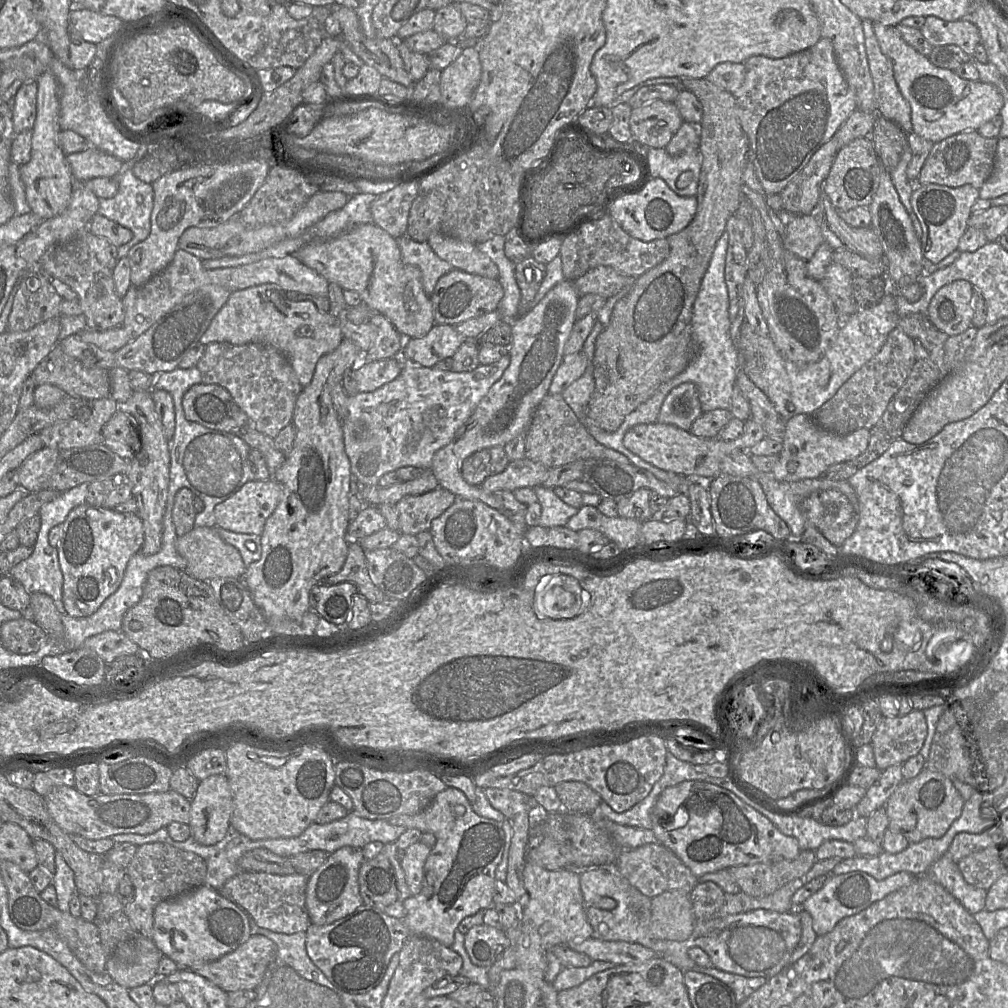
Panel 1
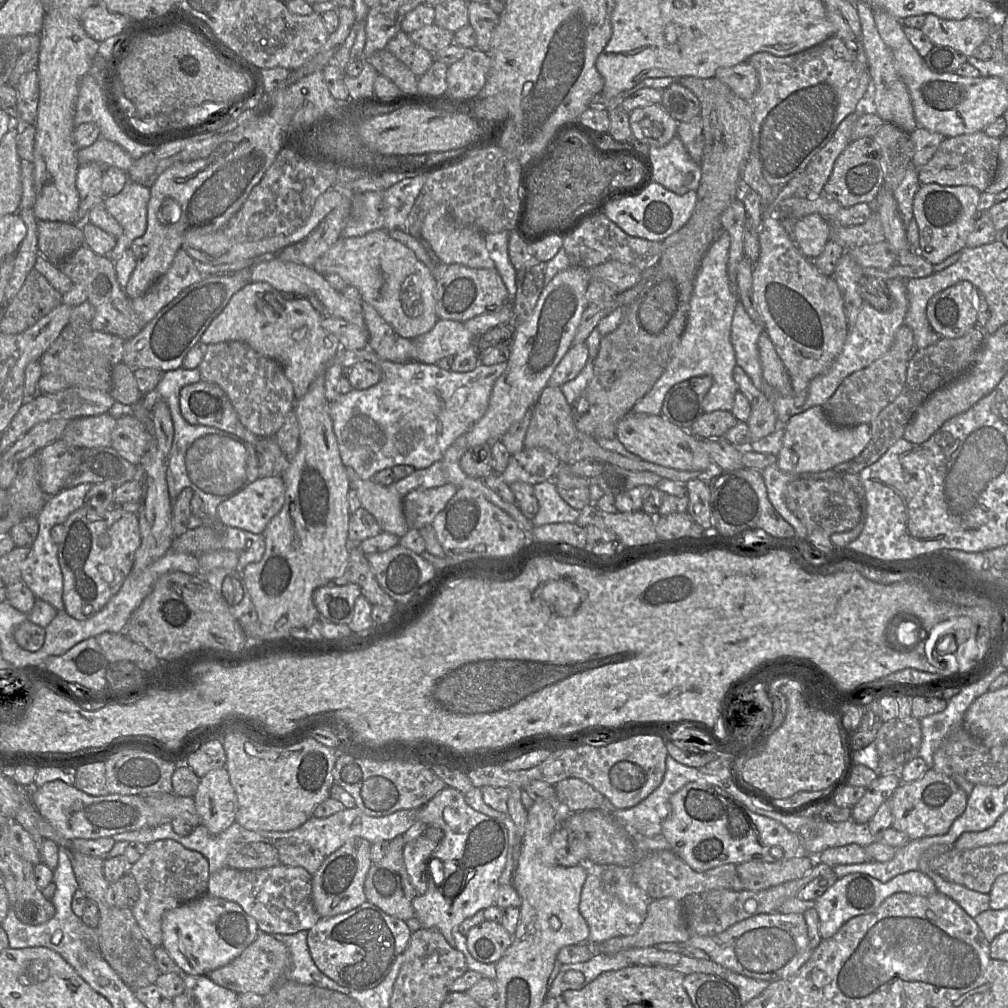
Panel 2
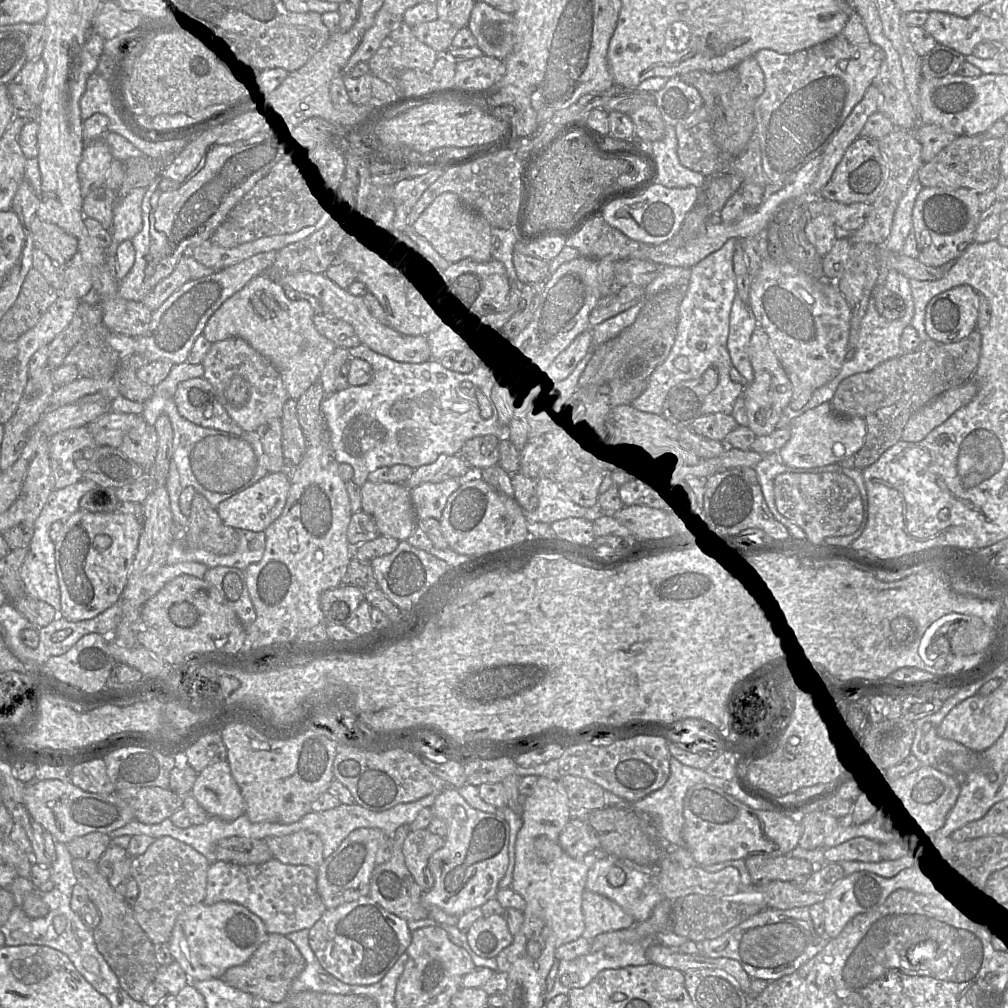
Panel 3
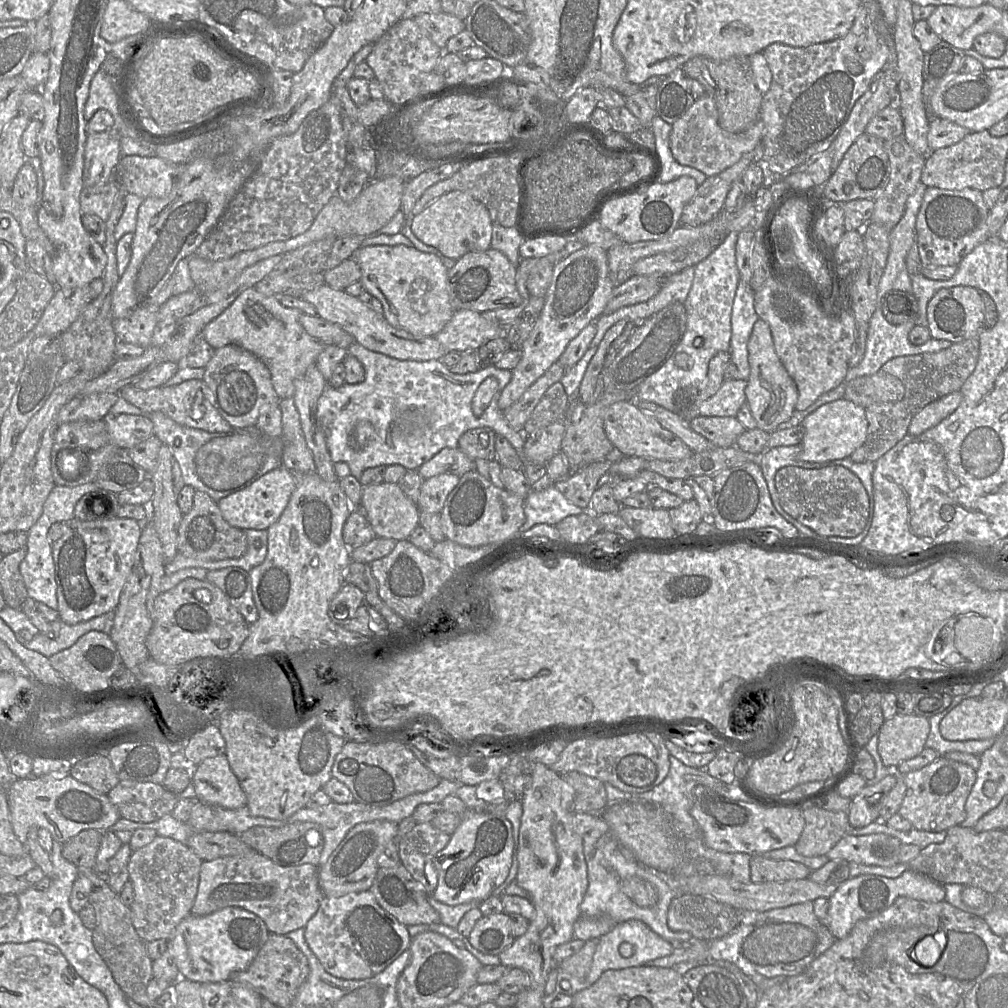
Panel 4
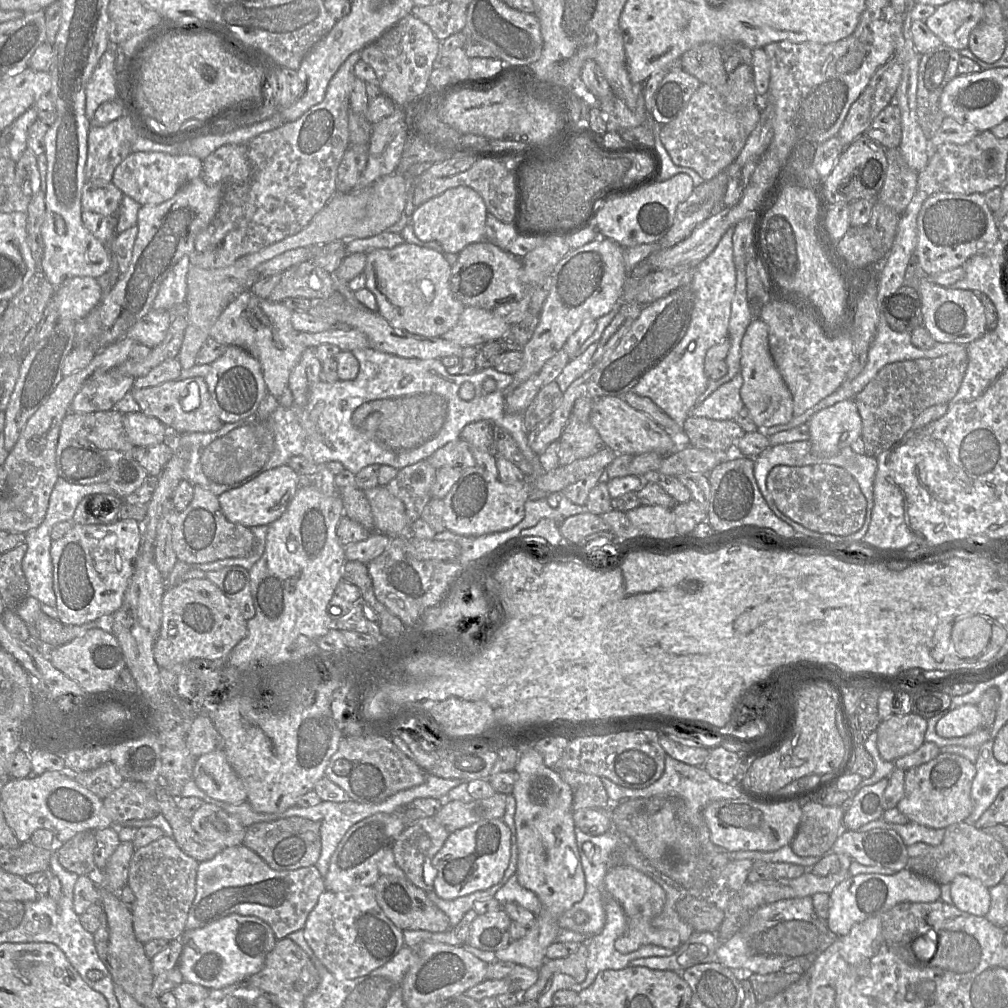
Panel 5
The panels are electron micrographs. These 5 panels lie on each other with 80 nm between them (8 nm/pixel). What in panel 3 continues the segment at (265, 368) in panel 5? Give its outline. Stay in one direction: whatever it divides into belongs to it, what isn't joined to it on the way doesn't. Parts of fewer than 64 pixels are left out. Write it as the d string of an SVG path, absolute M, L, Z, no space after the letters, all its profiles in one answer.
M267 274L253 278L230 297L207 322L202 336L211 344L241 338L279 371L289 399L298 400L313 384L336 349L313 324L314 310L308 301L289 300L283 286Z

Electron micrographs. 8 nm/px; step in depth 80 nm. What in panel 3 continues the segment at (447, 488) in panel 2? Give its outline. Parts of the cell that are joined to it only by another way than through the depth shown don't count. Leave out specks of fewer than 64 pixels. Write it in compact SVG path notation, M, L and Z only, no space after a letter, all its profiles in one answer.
M447 479L438 483L423 483L411 490L411 499L417 520L439 520L450 495L460 486L460 480Z

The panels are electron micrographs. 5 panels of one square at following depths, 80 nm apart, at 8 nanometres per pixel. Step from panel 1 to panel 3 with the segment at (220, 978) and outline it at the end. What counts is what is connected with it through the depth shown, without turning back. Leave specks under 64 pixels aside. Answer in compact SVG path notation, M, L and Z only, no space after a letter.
M268 934L244 964L226 970L221 979L228 985L261 997L272 1003L281 1002L290 992L293 981L305 968L305 960L297 947L284 935Z

